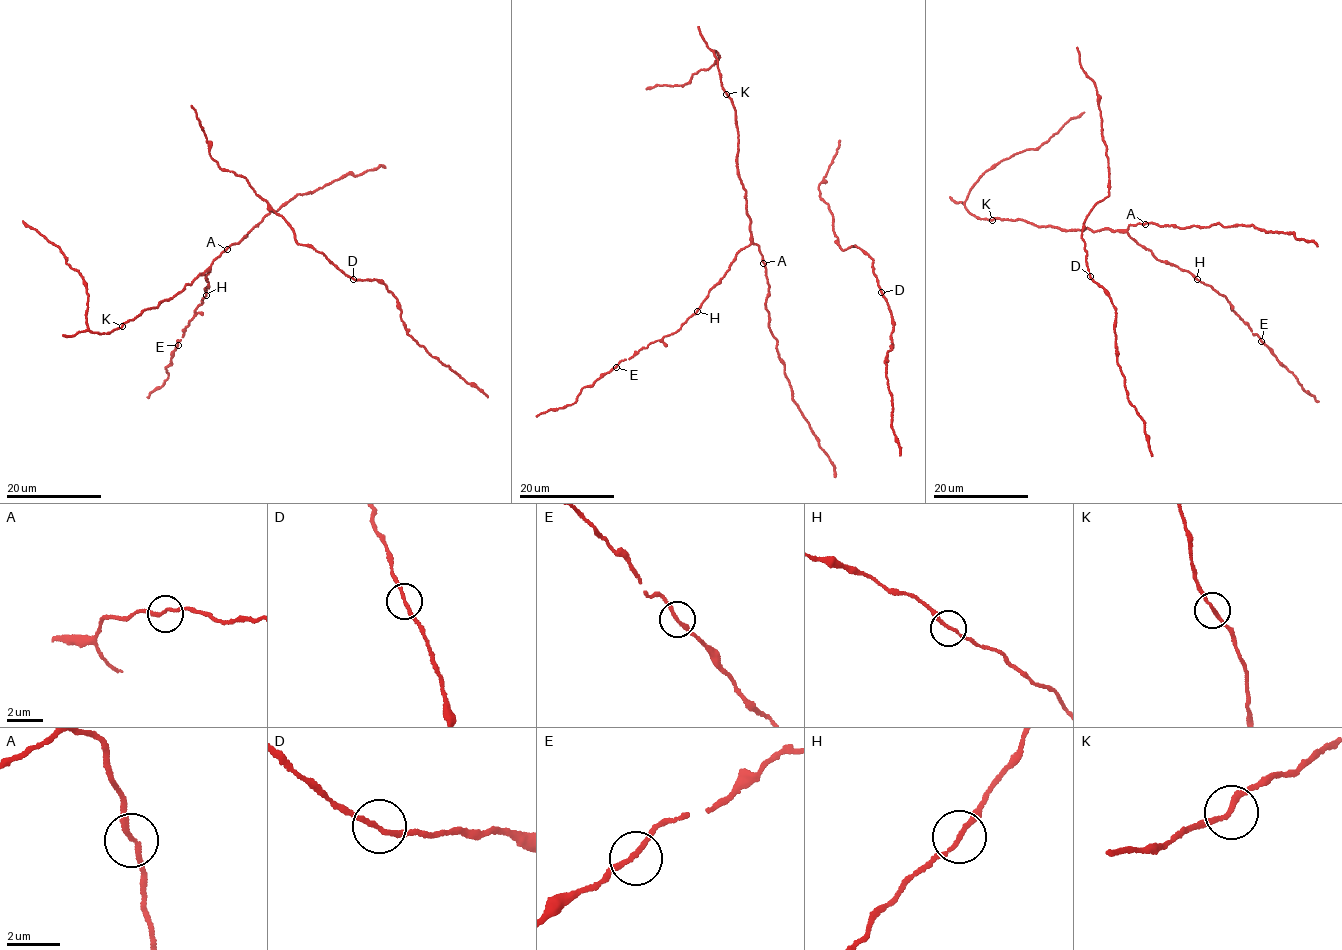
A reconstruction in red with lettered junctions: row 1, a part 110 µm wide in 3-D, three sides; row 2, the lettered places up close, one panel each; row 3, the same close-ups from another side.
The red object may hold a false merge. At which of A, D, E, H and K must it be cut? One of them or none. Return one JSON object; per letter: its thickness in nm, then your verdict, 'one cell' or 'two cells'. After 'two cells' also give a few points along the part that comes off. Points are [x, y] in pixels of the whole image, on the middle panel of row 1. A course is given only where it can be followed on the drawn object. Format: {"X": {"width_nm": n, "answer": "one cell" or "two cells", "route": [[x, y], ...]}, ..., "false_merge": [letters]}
{"A": {"width_nm": 170, "answer": "one cell"}, "D": {"width_nm": 180, "answer": "two cells", "route": [[881, 293], [892, 319], [891, 349], [884, 361], [892, 400], [890, 422], [900, 455]]}, "E": {"width_nm": 180, "answer": "one cell"}, "H": {"width_nm": 180, "answer": "one cell"}, "K": {"width_nm": 180, "answer": "one cell"}, "false_merge": ["D"]}

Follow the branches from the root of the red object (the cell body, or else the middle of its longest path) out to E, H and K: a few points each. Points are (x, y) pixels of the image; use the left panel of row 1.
E: (225, 249), (212, 261), (206, 276), (209, 285), (204, 289), (206, 295), (195, 310), (195, 316), (178, 345)
H: (225, 249), (212, 261), (206, 276), (209, 285), (204, 289), (206, 295)
K: (225, 249), (185, 288), (153, 309), (143, 310), (122, 326)

